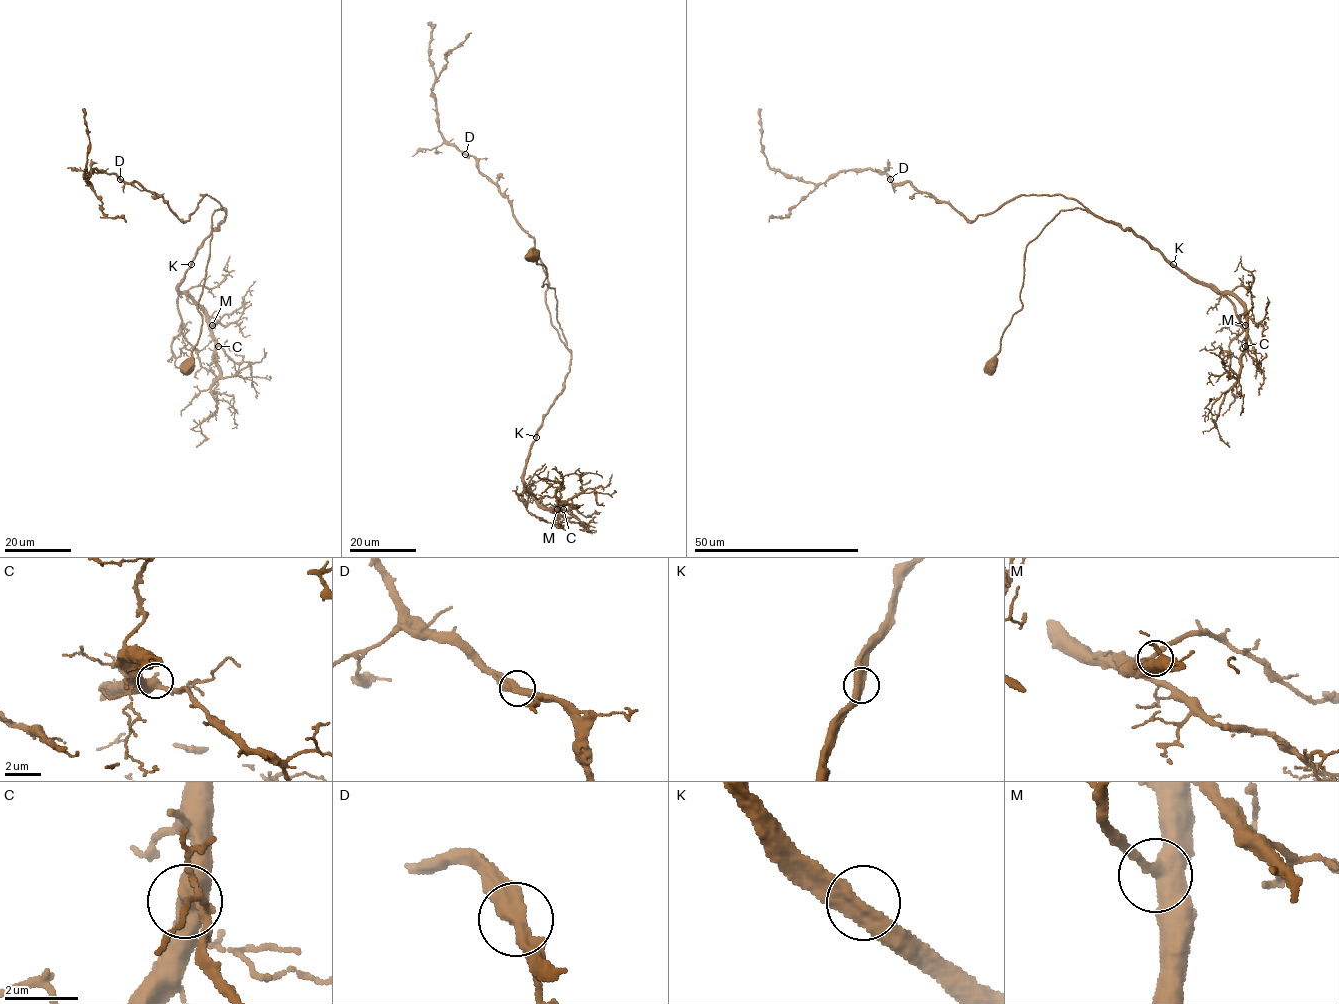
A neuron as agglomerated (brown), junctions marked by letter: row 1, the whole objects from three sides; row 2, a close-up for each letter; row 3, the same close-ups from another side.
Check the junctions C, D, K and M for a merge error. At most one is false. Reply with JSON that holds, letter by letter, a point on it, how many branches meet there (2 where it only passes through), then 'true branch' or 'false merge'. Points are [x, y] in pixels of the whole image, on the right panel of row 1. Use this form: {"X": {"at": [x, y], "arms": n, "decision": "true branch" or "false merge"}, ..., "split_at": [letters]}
{"C": {"at": [1245, 346], "arms": 2, "decision": "true branch"}, "D": {"at": [890, 179], "arms": 2, "decision": "true branch"}, "K": {"at": [1173, 264], "arms": 2, "decision": "true branch"}, "M": {"at": [1245, 325], "arms": 2, "decision": "true branch"}, "split_at": []}

